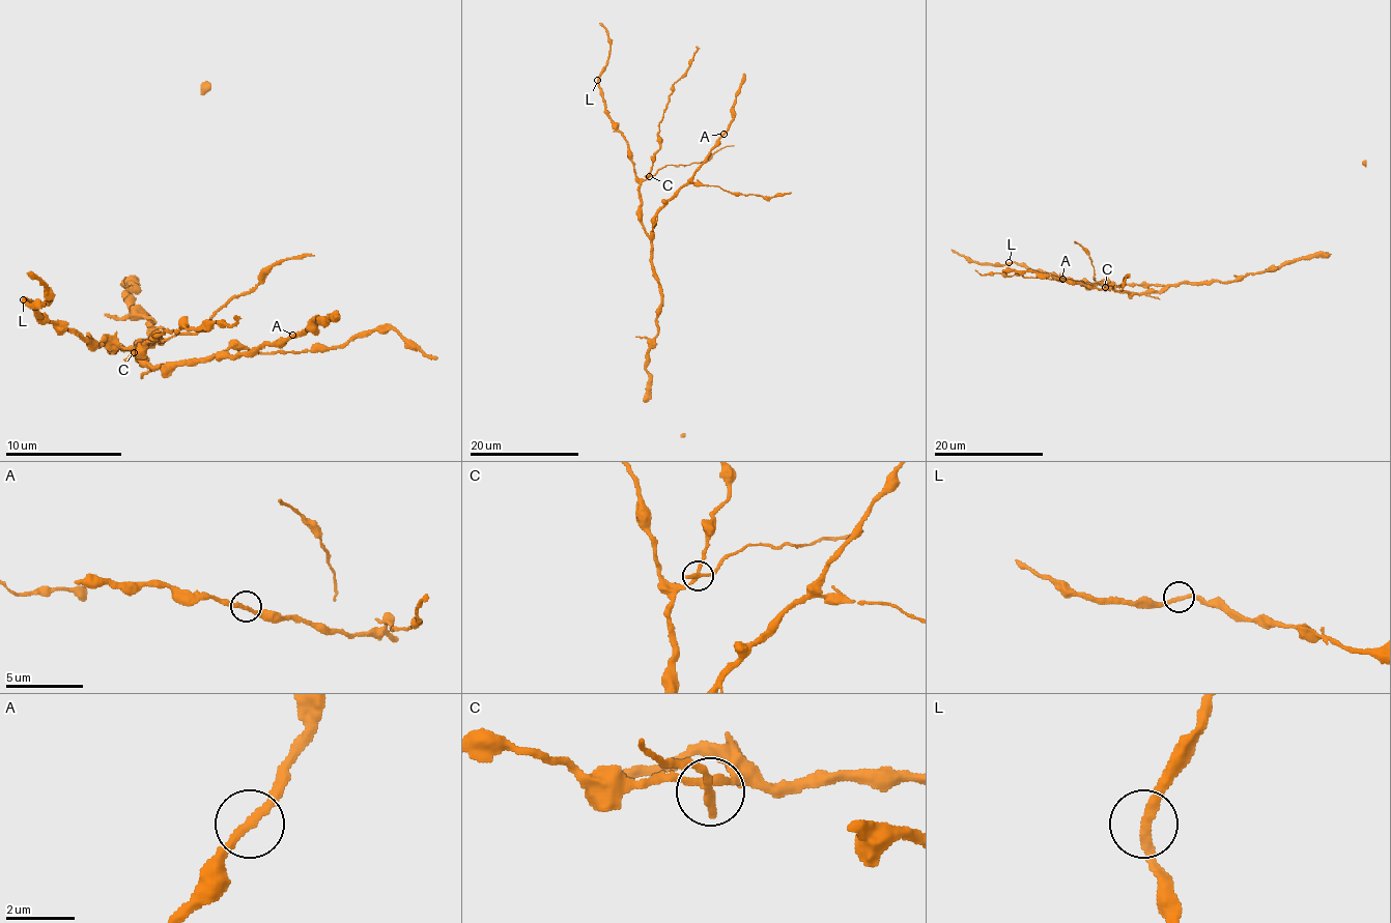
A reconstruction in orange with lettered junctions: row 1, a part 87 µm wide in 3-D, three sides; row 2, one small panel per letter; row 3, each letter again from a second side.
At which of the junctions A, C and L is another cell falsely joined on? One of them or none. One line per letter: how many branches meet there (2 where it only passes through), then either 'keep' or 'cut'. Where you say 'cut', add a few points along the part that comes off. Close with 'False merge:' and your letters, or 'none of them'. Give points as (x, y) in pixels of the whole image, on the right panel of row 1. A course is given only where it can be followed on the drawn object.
A: 2 branches meet; keep
C: 3 branches meet; cut; foreign part runs (1105, 287), (1094, 279), (1091, 258), (1074, 241)
L: 2 branches meet; keep
False merge: C

